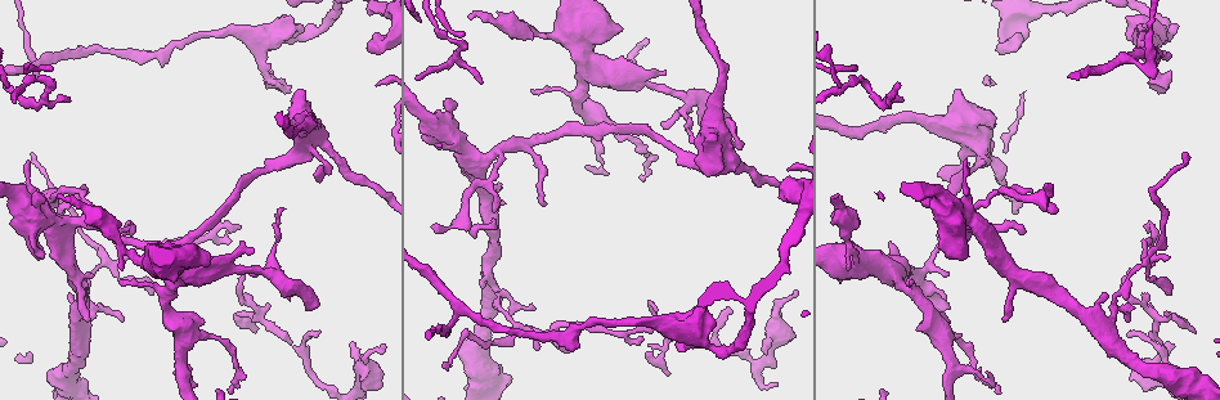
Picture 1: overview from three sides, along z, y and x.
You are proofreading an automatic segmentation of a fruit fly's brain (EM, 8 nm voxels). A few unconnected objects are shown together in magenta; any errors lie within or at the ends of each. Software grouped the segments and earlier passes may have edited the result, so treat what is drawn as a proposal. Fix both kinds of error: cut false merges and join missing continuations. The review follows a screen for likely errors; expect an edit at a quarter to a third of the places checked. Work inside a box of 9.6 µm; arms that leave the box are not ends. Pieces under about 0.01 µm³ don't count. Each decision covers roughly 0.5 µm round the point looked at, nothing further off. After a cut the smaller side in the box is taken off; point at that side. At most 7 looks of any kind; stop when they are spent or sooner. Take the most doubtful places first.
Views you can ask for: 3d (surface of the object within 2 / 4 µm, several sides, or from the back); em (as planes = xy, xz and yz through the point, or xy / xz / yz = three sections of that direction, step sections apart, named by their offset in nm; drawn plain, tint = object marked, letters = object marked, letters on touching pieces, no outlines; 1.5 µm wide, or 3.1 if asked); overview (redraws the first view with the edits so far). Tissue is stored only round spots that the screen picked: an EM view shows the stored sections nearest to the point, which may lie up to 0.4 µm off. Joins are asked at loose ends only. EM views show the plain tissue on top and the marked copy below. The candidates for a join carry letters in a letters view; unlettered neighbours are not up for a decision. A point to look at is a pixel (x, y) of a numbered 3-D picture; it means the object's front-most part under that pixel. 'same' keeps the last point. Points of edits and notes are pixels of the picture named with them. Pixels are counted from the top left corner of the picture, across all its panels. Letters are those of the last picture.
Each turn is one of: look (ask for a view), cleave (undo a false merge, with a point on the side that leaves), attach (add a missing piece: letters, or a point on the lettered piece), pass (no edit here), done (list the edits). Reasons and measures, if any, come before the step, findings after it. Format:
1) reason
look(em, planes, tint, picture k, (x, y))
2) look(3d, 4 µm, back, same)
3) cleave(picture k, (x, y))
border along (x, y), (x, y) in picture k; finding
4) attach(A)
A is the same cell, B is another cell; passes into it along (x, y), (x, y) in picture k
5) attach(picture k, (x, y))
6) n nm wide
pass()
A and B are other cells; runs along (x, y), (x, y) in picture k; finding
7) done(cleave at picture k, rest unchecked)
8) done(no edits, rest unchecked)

branch stops here
look(em, planes, letters, picture 1, (71, 101))

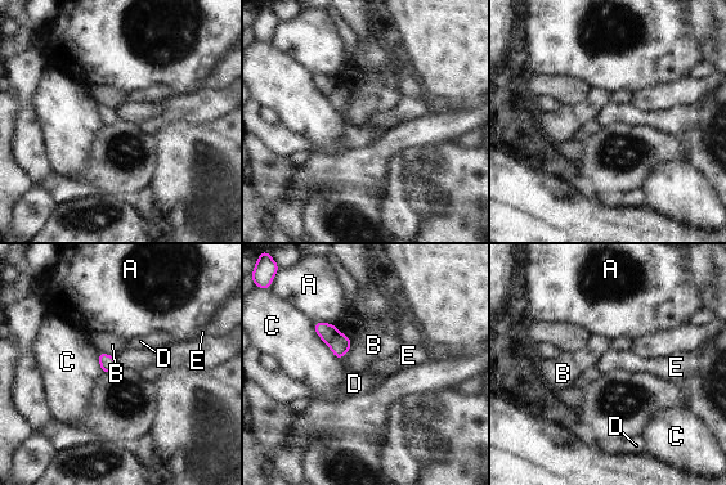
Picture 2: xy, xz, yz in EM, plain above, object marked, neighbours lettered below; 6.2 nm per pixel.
100 nm wide
pass()
A, B, C, D and E are other cells; no lettered piece goes on from it

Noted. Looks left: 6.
tapers out
look(3d, 2 µm, picture 1, (445, 365))

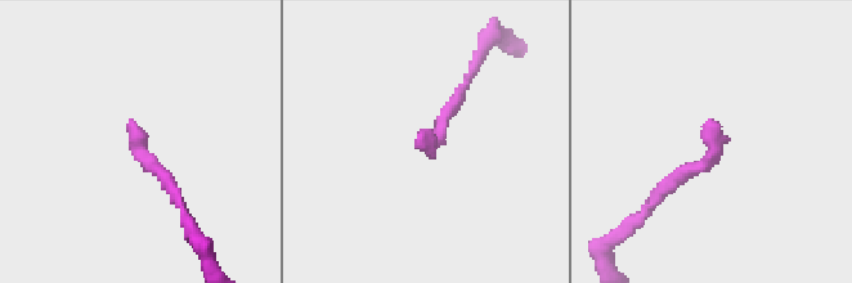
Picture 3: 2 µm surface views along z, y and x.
shape alone is not enough
look(em, xy, step 4, letters, picture 3, (132, 121))

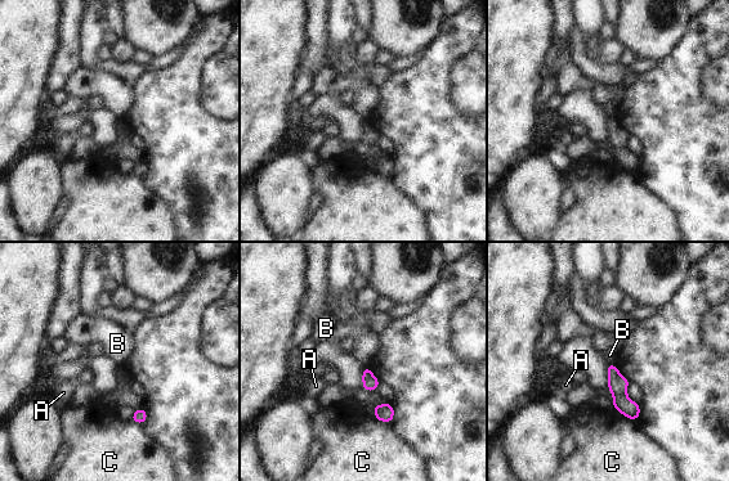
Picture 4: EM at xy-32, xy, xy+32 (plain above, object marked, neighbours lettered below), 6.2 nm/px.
C touches over 40 nm
pass()
A, B and C are other cells; no lettered piece goes on from it

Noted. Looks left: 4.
an open end
look(em, planes, letters, picture 1, (500, 184))

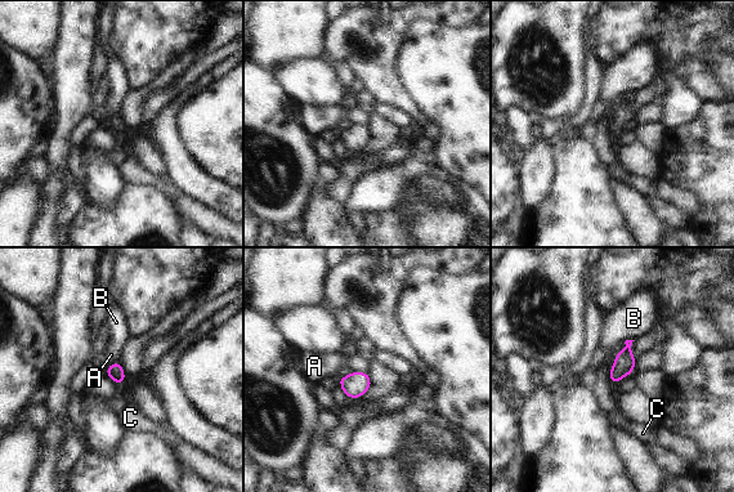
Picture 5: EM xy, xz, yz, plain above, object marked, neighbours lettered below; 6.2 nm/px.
pass()
A, B and C are other cells; none of them fits

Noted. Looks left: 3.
done(no edits, rest unchecked)

